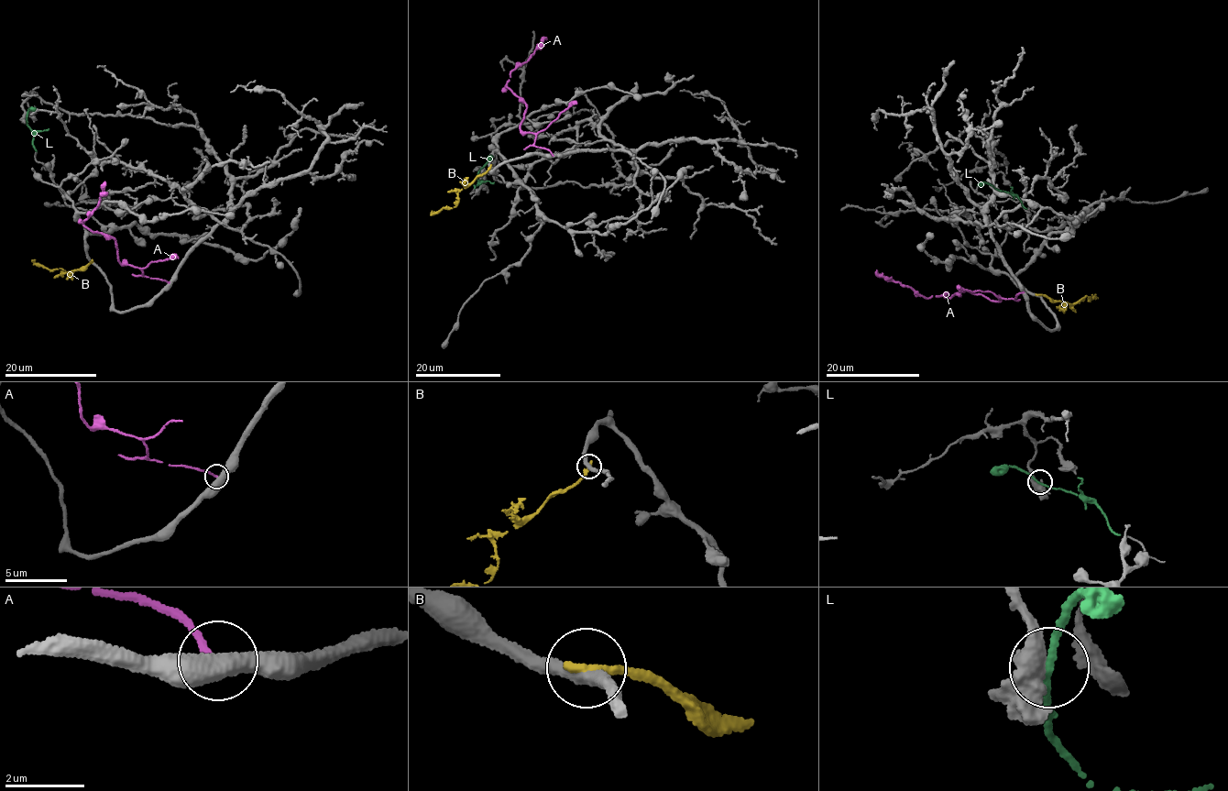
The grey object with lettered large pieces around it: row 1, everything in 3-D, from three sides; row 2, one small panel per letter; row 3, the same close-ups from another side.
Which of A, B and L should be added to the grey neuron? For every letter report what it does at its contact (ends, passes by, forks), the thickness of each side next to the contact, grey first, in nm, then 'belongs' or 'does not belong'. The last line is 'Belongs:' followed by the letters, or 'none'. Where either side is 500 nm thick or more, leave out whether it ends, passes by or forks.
A: it ends | 480/170 nm | does not belong
B: it ends | 320/300 nm | does not belong
L: 500/150 nm | belongs
Belongs: L

